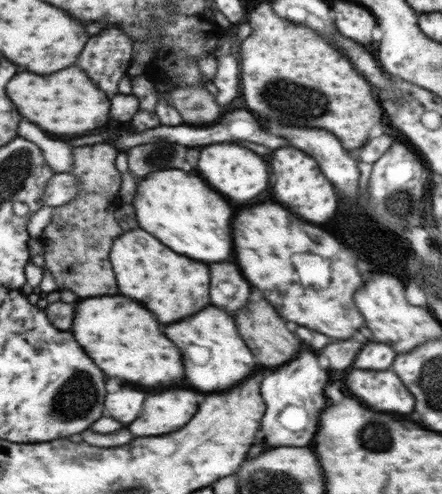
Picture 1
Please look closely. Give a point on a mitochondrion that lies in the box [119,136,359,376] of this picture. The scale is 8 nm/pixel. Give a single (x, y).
(147, 158)

